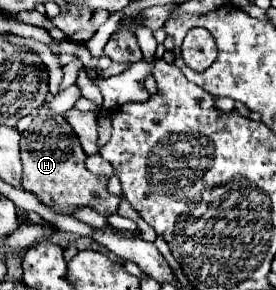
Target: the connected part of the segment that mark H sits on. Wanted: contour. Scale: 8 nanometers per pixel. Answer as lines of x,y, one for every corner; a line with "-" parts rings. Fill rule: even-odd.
49,101
41,105
41,113
21,135
23,189
31,191
41,203
55,207
57,213
69,213
77,205
87,205
101,215
111,215
119,207
119,197
107,191
107,177
95,175
85,167
85,151
77,141
71,125
63,115
53,115

